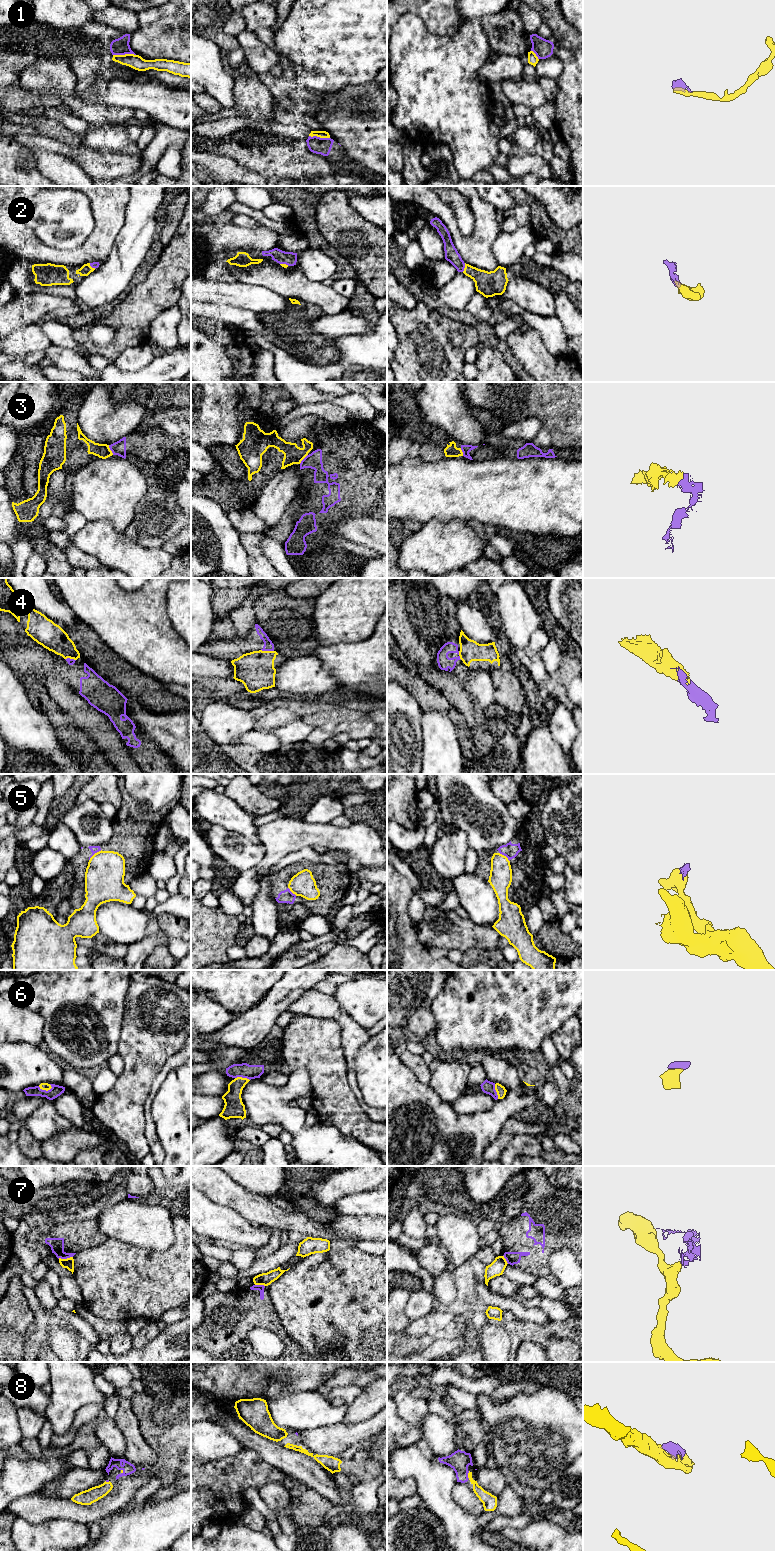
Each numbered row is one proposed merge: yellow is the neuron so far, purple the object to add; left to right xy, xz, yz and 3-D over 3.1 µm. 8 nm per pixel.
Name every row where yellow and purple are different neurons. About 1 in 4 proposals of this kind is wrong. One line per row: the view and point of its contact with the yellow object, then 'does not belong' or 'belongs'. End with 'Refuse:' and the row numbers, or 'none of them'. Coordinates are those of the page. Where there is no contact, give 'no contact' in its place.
1: xy (125, 54) | does not belong
2: yz (465, 267) | belongs
3: xy (110, 450) | does not belong
4: xz (267, 651) | does not belong
5: xy (94, 854) | does not belong
6: xy (45, 1089) | belongs
7: xy (65, 1259) | does not belong
8: yz (468, 1475) | belongs
Refuse: 1, 3, 4, 5, 7

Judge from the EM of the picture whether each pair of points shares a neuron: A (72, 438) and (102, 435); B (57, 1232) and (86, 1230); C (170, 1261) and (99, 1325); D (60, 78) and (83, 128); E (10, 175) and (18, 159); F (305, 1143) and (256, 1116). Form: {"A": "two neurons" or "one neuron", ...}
{"A": "two neurons", "B": "one neuron", "C": "two neurons", "D": "two neurons", "E": "one neuron", "F": "one neuron"}

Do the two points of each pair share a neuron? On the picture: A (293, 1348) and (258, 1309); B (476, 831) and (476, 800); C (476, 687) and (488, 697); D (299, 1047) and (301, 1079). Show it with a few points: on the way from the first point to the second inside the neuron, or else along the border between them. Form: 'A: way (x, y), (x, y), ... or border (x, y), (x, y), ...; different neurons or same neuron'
A: way (285, 1338), (268, 1319); same neuron
B: way (476, 823), (476, 808); same neuron
C: way (479, 688), (485, 694); same neuron
D: border (291, 1072), (306, 1070), (311, 1090); different neurons

